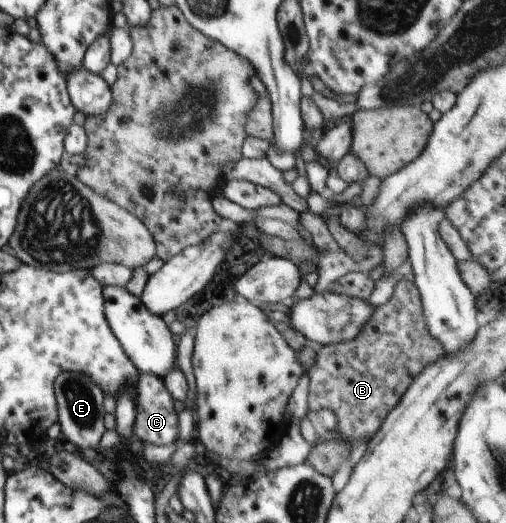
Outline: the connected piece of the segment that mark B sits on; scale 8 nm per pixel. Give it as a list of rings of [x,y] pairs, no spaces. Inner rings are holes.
[[[411,276],[402,278],[395,284],[391,299],[375,308],[367,326],[348,342],[321,345],[317,350],[315,365],[309,374],[309,410],[316,412],[321,408],[333,410],[338,418],[339,436],[344,440],[365,440],[368,442],[381,427],[390,411],[399,403],[412,381],[425,369],[426,365],[437,361],[446,354],[444,346],[426,328],[423,304],[418,287]]]

